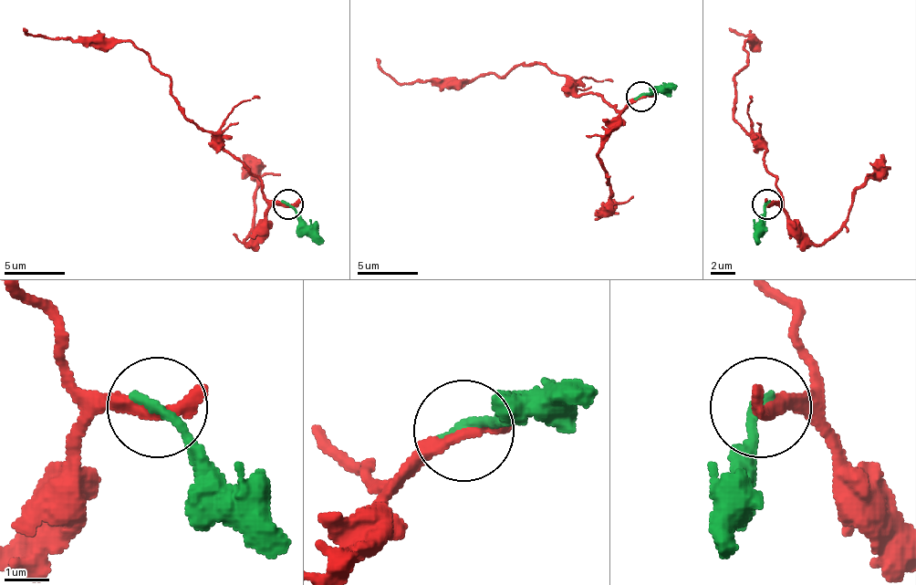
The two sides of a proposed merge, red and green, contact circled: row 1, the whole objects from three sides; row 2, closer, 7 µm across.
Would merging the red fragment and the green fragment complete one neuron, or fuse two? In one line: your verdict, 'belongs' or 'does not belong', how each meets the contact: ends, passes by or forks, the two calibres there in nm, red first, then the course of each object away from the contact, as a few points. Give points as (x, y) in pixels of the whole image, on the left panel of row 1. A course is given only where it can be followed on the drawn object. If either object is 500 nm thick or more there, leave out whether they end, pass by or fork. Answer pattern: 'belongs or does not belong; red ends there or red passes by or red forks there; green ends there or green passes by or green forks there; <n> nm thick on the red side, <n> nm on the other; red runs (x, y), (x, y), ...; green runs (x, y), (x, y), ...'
does not belong; red ends there; green ends there; 380 nm thick on the red side, 260 nm on the other; red runs (288, 204), (265, 195), (129, 42), (45, 39), (24, 26); green runs (288, 204), (322, 244)

